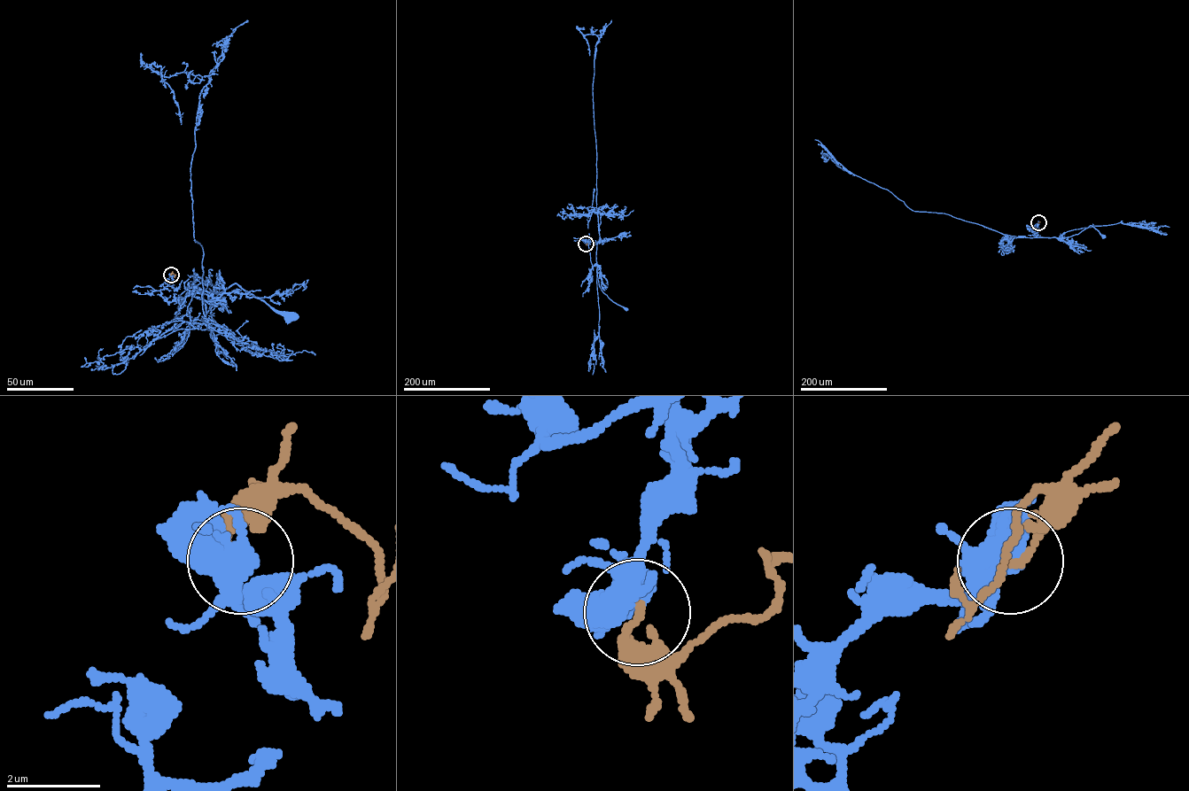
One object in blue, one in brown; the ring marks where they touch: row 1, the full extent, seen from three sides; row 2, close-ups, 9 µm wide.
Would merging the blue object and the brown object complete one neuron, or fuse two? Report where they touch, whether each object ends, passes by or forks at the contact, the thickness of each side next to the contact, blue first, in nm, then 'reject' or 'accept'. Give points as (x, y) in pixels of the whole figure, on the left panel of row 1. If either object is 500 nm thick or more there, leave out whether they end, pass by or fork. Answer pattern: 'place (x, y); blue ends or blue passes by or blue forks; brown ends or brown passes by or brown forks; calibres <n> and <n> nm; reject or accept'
place (171, 275); blue forks; brown ends; calibres 480 and 170 nm; accept

